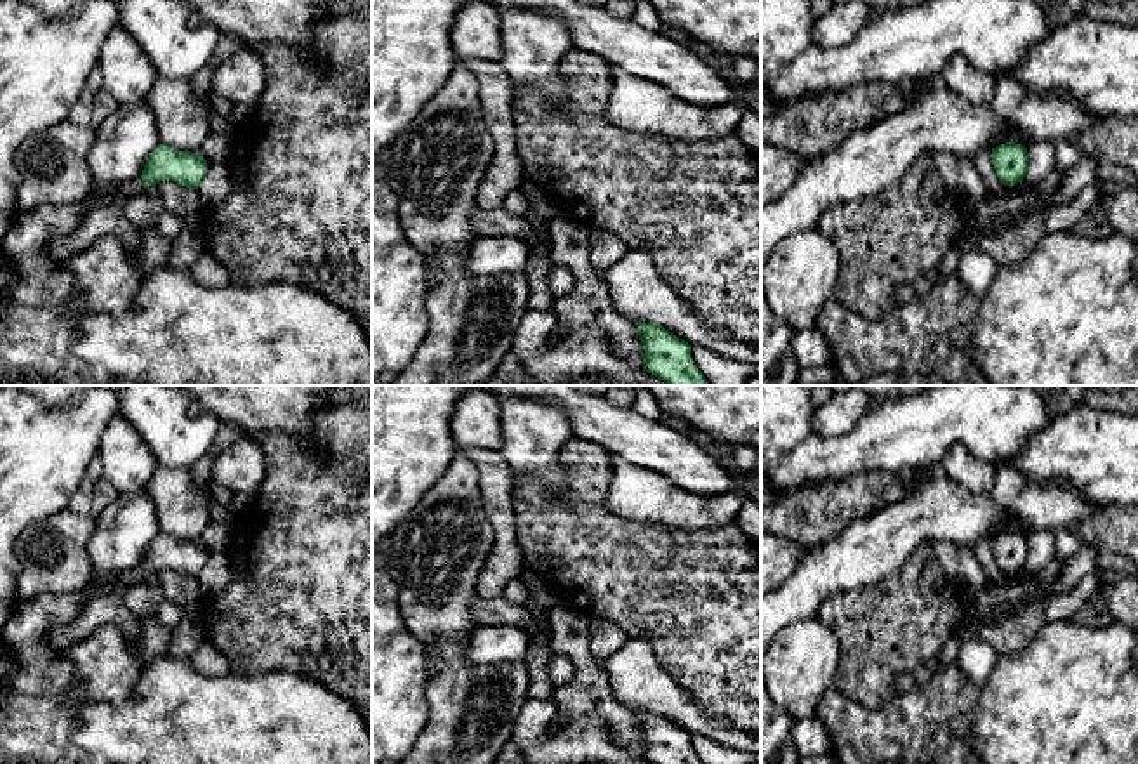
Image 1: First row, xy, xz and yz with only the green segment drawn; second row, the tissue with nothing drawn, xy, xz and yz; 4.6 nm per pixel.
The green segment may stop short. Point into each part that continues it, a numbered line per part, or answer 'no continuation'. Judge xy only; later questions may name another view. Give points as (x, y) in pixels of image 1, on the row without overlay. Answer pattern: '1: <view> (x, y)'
1: xy (134, 577)

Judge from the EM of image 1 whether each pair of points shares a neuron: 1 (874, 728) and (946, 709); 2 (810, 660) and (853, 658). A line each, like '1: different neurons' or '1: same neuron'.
1: same neuron
2: different neurons

